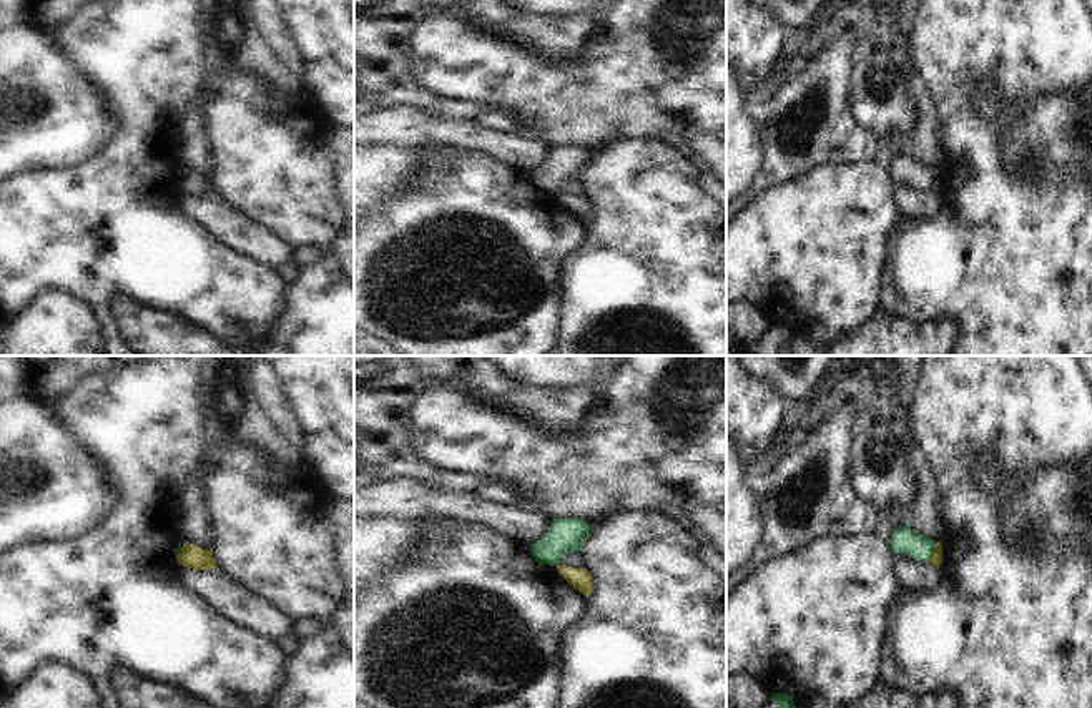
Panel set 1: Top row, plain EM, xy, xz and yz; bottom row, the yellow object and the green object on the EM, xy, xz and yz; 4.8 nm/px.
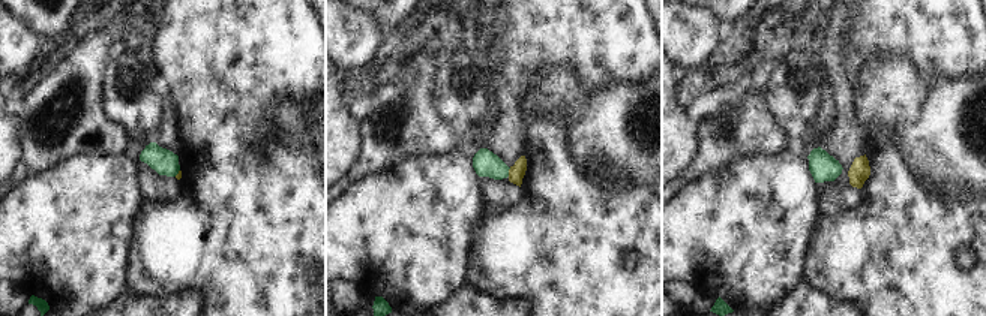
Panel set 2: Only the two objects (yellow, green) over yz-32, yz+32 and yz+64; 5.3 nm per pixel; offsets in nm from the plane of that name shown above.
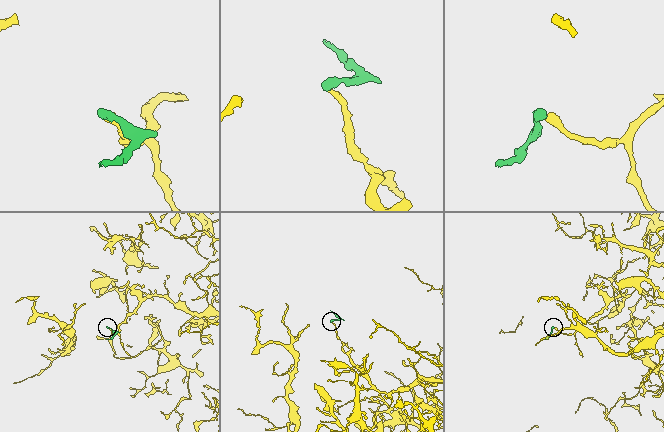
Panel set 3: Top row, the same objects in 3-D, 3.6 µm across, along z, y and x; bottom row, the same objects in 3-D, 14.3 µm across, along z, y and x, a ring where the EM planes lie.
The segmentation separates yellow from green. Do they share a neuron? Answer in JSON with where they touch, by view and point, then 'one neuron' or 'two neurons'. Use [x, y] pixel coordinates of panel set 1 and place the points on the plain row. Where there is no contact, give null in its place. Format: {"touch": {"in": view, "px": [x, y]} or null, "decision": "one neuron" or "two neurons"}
{"touch": {"in": "yz", "px": [933, 180]}, "decision": "two neurons"}

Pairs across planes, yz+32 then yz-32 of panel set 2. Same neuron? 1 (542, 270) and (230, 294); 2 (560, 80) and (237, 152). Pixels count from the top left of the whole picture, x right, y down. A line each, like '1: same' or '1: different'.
1: same
2: different

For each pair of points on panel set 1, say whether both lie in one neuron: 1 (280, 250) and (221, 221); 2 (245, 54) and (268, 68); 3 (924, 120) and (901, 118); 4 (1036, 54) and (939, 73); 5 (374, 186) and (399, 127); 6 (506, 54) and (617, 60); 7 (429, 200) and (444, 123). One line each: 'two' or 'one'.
1: one
2: one
3: two
4: one
5: two
6: one
7: two

